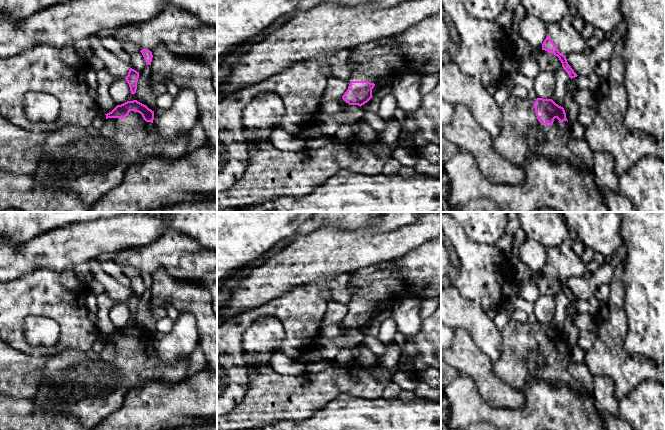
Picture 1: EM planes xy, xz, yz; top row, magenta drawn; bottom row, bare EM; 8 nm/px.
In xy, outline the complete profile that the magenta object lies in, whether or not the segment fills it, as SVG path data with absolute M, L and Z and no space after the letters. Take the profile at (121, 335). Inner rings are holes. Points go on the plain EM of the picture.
M137 324L117 329L105 339L106 345L100 353L92 349L86 352L66 349L51 356L46 363L42 383L31 398L33 405L47 412L71 416L90 429L117 411L131 389L147 382L180 382L189 369L189 357L181 358L173 364L164 363L153 347L154 335Z

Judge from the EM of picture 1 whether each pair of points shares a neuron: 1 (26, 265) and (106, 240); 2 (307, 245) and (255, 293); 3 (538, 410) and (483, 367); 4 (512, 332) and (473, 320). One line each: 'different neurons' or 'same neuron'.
1: different neurons
2: same neuron
3: different neurons
4: different neurons

